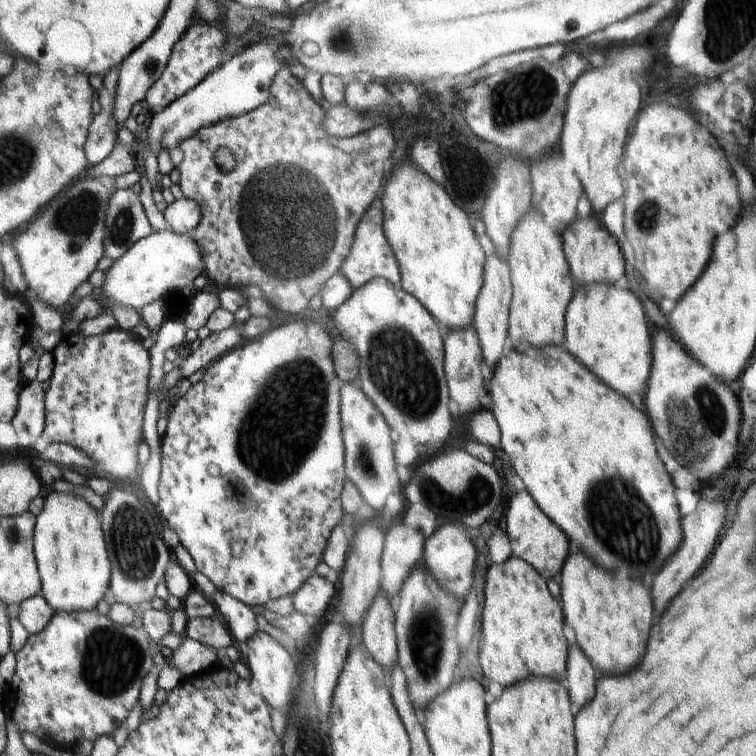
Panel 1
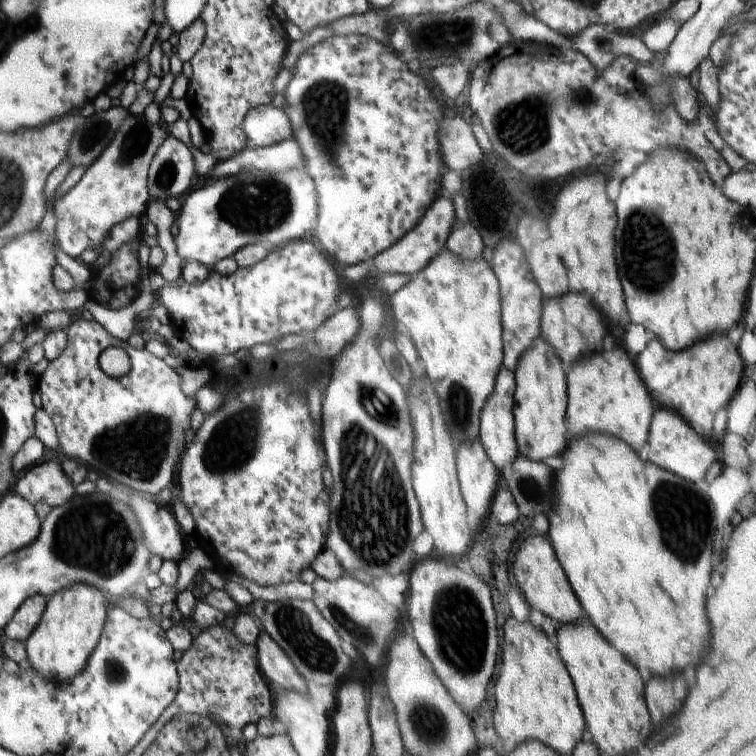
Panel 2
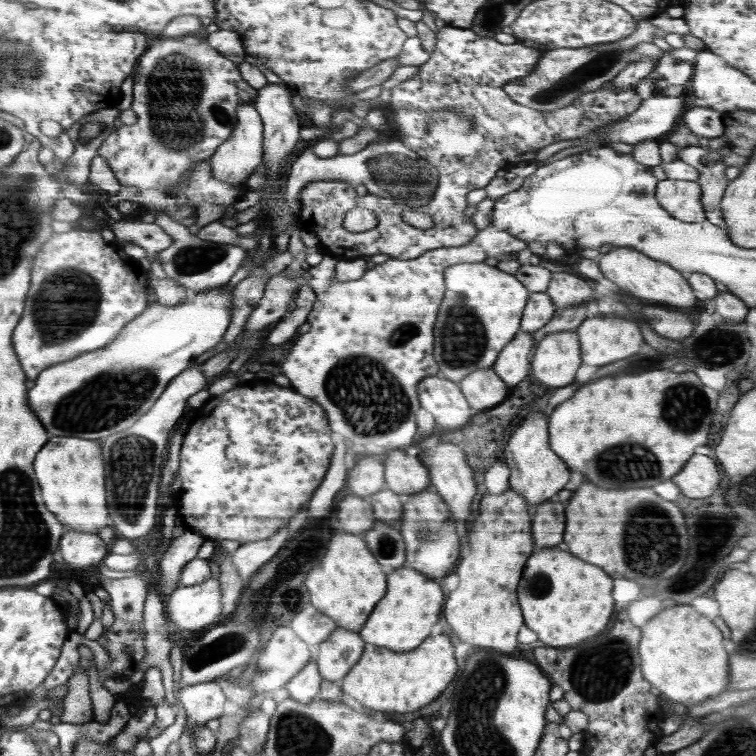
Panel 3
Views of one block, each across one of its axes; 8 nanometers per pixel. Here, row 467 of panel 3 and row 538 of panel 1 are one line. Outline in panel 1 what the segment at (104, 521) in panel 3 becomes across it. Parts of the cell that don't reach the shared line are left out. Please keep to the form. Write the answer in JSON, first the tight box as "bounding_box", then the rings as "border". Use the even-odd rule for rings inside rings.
{"bounding_box":[33,490,110,612],"border":[[[49,490],[44,496],[44,508],[37,516],[33,548],[42,577],[41,595],[55,612],[92,610],[104,598],[110,584],[110,562],[100,526],[100,512],[86,500],[70,494]]]}

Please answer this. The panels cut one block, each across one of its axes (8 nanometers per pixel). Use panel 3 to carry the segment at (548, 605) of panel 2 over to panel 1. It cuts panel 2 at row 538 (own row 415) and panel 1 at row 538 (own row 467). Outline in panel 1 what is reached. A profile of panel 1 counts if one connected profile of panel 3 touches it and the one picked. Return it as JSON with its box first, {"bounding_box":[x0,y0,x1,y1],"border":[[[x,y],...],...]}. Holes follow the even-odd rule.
{"bounding_box":[506,490,570,580],"border":[[[520,490],[512,496],[506,514],[511,554],[526,560],[545,580],[554,578],[562,570],[564,560],[568,556],[570,544],[564,532],[540,510],[526,490]]]}

